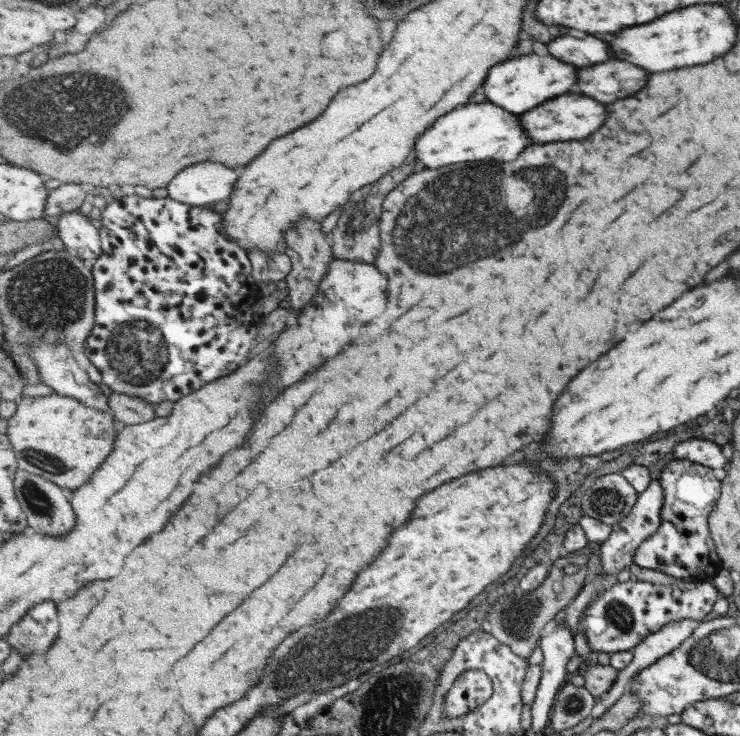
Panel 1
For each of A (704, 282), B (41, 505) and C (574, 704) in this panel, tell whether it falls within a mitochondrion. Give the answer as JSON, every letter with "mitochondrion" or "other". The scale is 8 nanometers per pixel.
{"A":"other","B":"mitochondrion","C":"mitochondrion"}

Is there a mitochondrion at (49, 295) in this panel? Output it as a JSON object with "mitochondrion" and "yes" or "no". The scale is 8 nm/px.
{"mitochondrion":"yes"}

